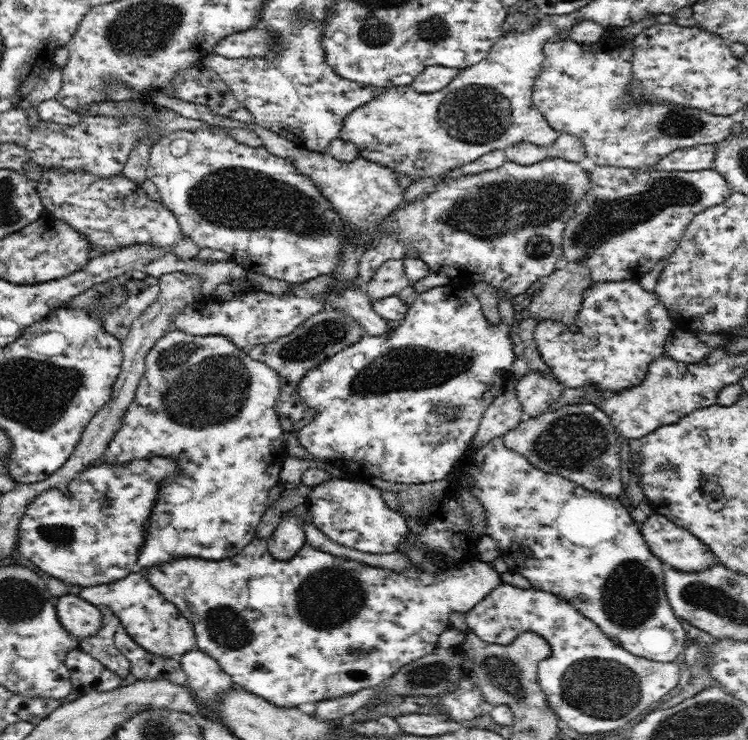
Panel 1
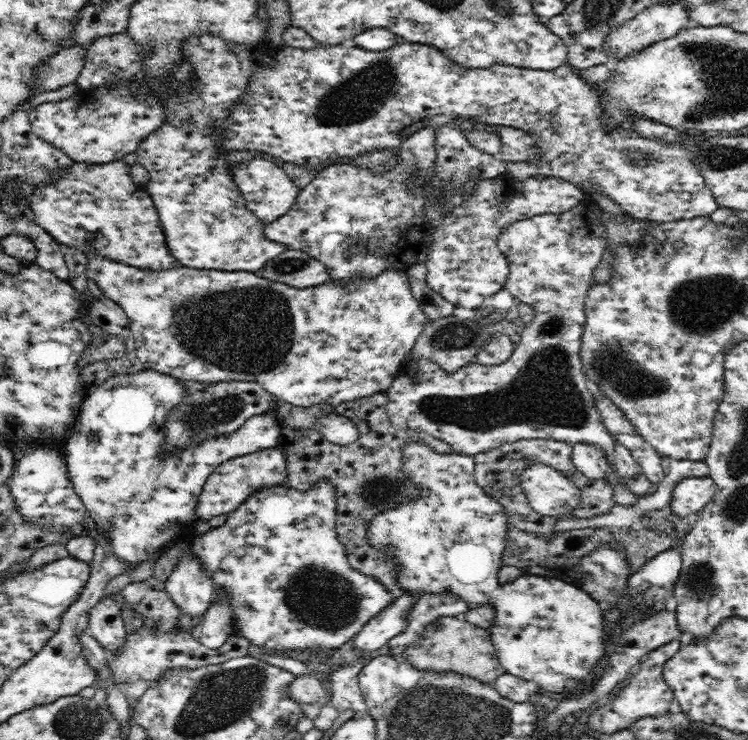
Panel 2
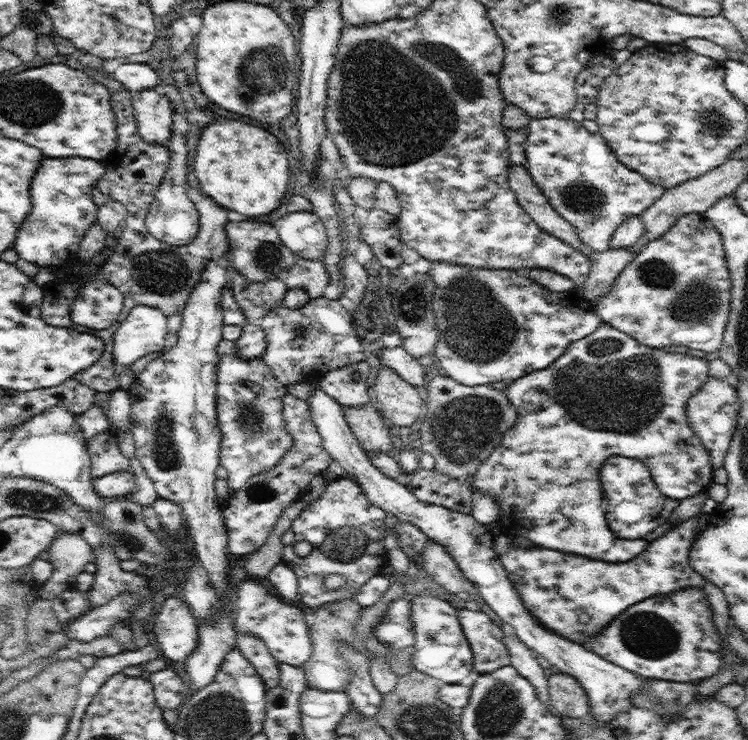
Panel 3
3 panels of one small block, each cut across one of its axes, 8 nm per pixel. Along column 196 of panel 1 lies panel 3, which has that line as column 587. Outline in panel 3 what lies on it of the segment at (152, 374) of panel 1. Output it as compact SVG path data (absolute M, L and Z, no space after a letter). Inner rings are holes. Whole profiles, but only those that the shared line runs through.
M603 323L594 333L571 342L562 356L559 356L550 366L542 370L535 370L526 376L522 376L509 383L504 391L510 402L516 407L518 416L514 426L504 433L501 443L490 453L490 456L478 467L476 474L473 476L473 492L482 491L488 493L497 500L499 504L499 523L500 533L508 538L526 538L531 542L538 542L540 546L546 549L562 550L562 552L572 552L596 560L606 560L606 562L626 562L636 558L640 552L646 550L646 540L620 540L616 538L610 528L606 526L605 496L601 483L601 466L611 456L625 456L628 458L643 460L646 466L649 466L653 479L662 494L669 499L677 501L684 500L689 496L707 491L714 480L714 468L709 455L709 450L701 442L700 438L695 435L693 428L689 425L686 405L688 399L698 392L709 379L709 360L702 360L705 356L690 356L690 354L678 354L678 352L668 352L672 350L656 350L640 344L632 336L613 328L610 324ZM534 387L542 388L546 394L546 402L540 404L540 408L534 406L532 402L532 390Z

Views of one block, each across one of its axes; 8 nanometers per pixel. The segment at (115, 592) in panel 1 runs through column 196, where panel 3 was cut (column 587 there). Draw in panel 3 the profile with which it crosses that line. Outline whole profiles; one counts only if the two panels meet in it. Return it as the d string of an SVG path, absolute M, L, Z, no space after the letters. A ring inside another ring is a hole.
M685 588L682 592L674 592L668 596L652 596L640 603L632 605L618 615L597 636L591 636L586 648L599 654L604 660L620 666L646 679L666 680L670 682L696 682L714 676L722 671L723 642L716 628L712 610L706 602L706 592L702 588Z

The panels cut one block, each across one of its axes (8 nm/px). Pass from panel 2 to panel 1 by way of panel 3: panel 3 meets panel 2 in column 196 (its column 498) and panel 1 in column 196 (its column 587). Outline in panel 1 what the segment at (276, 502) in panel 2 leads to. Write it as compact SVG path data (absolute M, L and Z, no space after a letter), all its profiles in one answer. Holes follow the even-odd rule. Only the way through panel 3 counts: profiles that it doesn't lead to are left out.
M255 537L242 552L238 552L236 556L232 556L228 560L176 558L176 560L170 560L166 564L152 566L144 574L146 574L146 580L160 594L164 594L164 599L172 602L177 607L178 612L192 623L198 649L214 658L222 671L232 678L232 682L240 684L242 689L262 696L262 698L281 707L297 707L305 702L316 703L319 700L352 694L363 688L381 688L387 680L396 675L398 670L402 669L402 666L413 662L413 660L418 660L424 654L435 651L438 636L442 634L446 627L451 626L450 615L452 612L462 612L464 614L468 610L472 610L502 582L501 574L498 574L491 564L482 561L476 561L472 565L462 566L462 568L450 569L448 572L444 570L444 573L438 576L426 574L417 566L414 566L408 572L396 574L396 572L390 572L390 570L384 570L384 568L372 568L368 564L356 562L356 560L350 560L350 558L344 556L333 556L310 546L308 543L300 548L300 552L294 558L276 560L270 553L269 539L258 537Z

